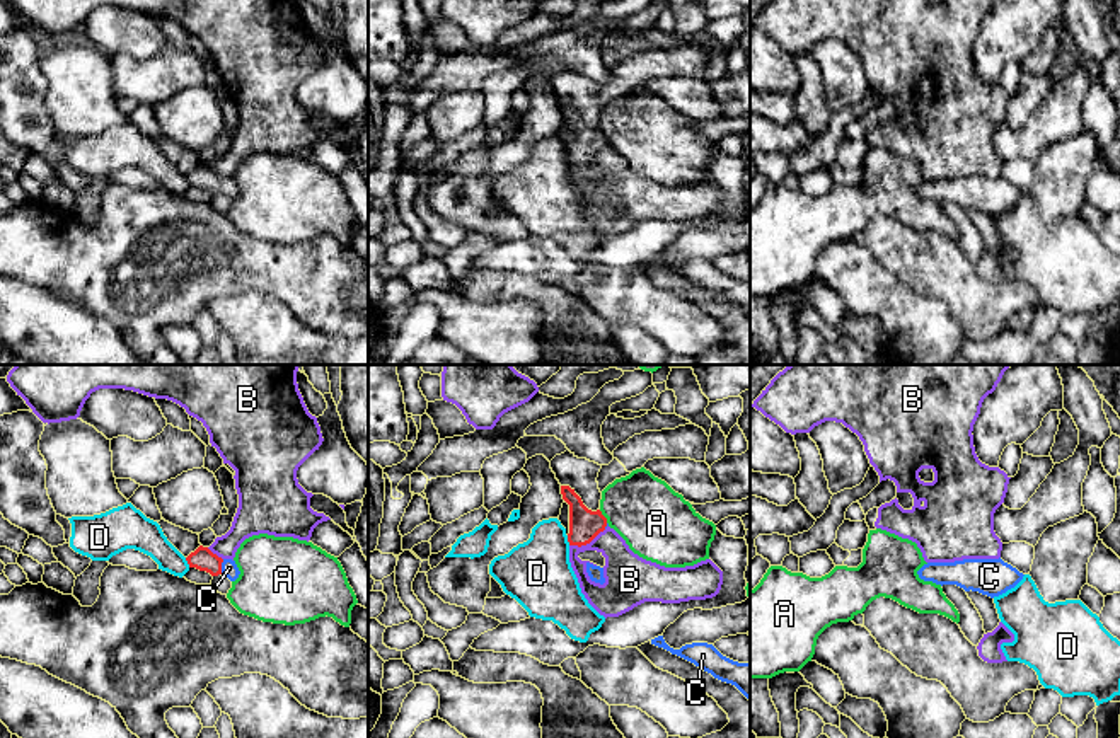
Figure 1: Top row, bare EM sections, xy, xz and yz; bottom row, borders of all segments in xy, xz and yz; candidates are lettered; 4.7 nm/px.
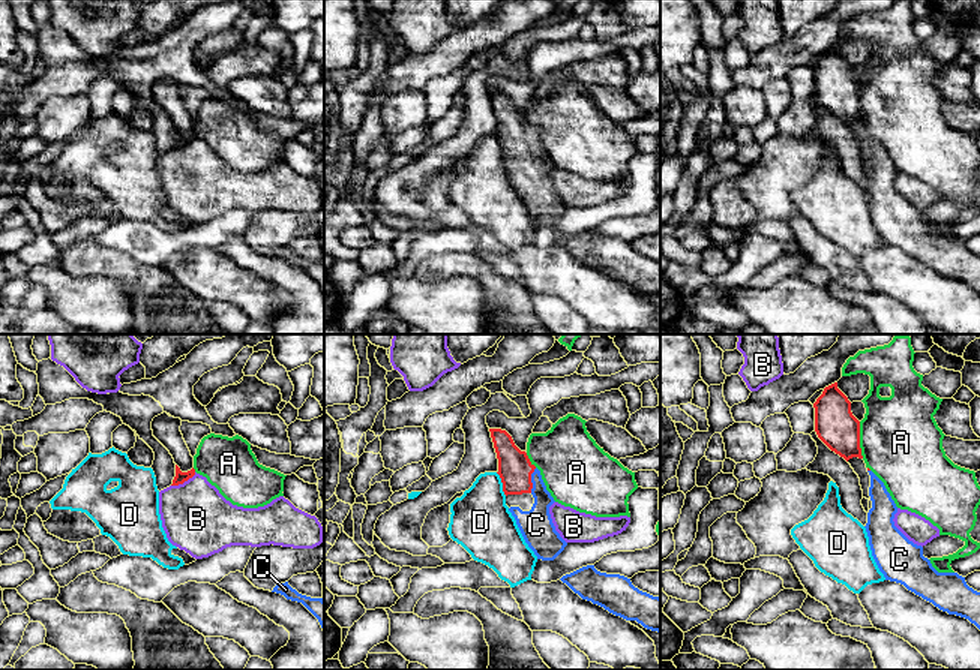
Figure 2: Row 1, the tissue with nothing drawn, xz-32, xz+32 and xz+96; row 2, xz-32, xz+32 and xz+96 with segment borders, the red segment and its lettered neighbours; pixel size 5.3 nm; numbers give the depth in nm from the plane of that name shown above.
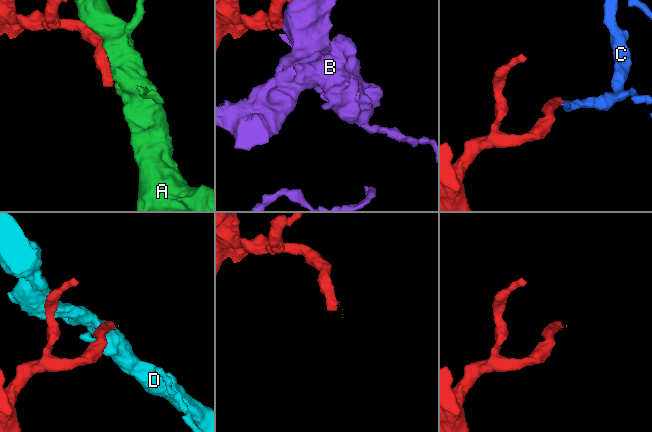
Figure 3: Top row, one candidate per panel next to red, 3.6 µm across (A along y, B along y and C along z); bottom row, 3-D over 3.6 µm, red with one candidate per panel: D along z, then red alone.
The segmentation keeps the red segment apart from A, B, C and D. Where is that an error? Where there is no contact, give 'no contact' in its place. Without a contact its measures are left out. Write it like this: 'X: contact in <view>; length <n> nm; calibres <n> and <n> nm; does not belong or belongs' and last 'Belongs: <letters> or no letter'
A: contact in xz; length 80 nm; calibres 150 and 340 nm; does not belong
B: contact in xz; length 190 nm; calibres 150 and 220 nm; does not belong
C: contact in xy; length 70 nm; calibres 110 and 80 nm; belongs
D: contact in xy; length 50 nm; calibres 110 and 160 nm; does not belong
Belongs: C

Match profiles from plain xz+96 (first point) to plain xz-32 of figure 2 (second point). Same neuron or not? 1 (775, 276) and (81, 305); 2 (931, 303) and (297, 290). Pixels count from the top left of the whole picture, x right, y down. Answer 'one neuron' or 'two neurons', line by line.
1: two neurons
2: two neurons

